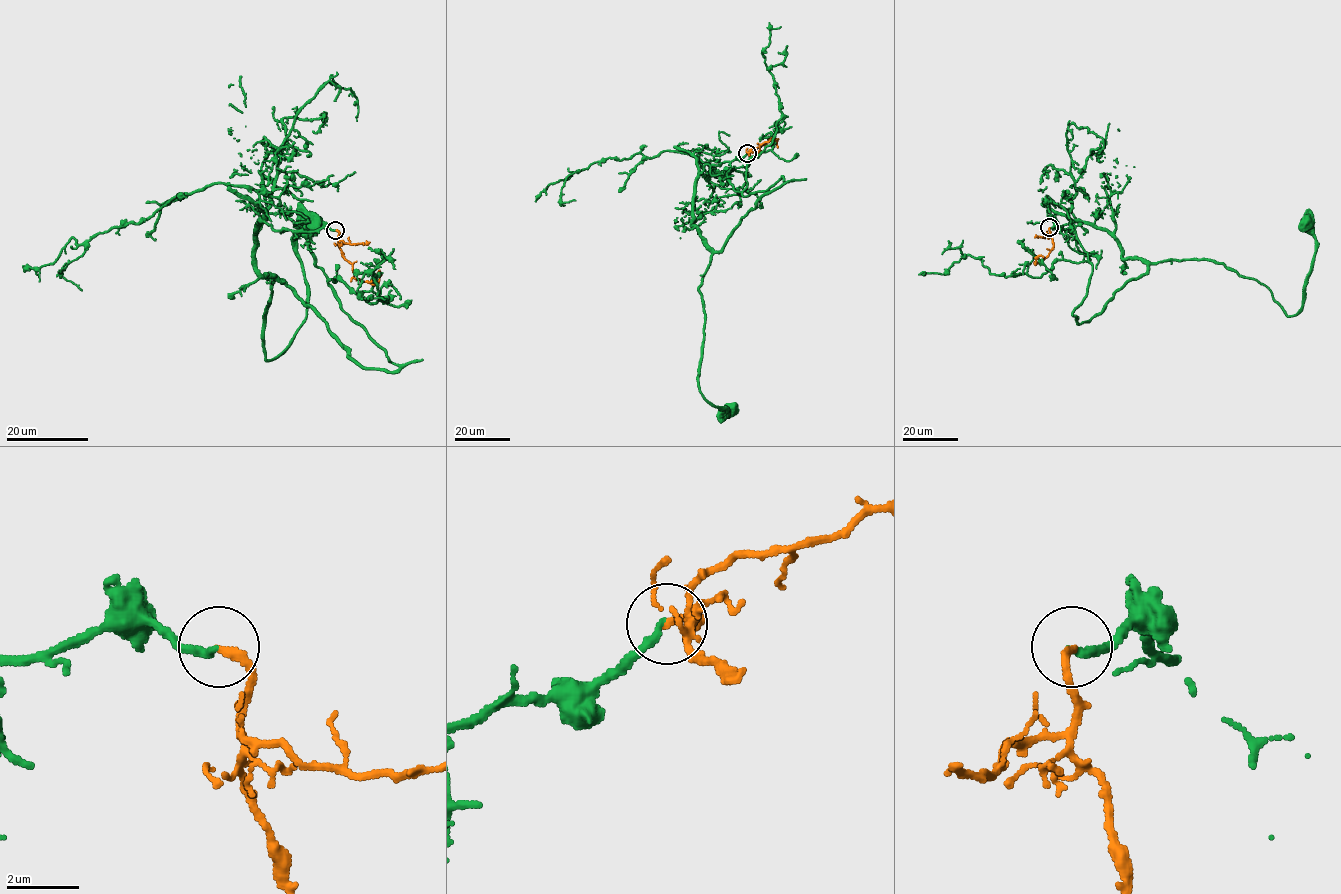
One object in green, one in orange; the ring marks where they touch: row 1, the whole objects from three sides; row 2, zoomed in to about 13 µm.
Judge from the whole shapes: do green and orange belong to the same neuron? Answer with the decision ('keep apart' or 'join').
join

